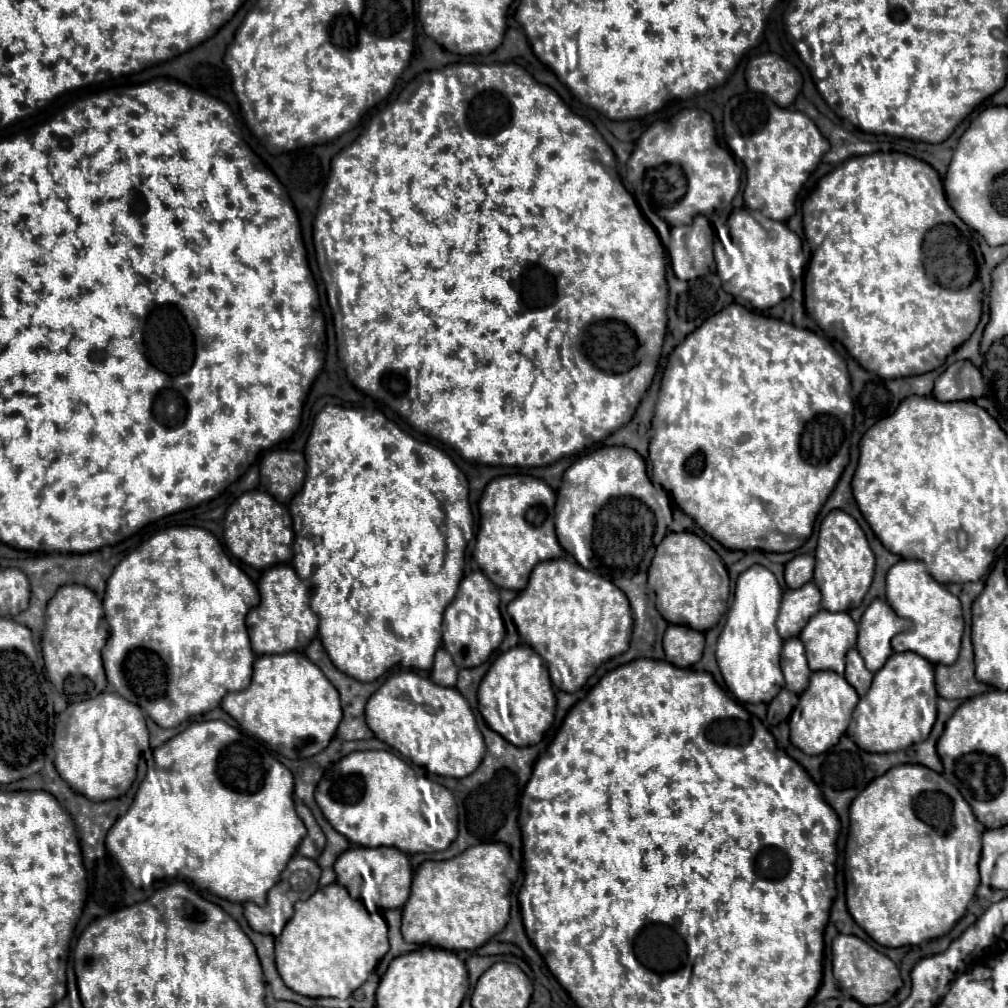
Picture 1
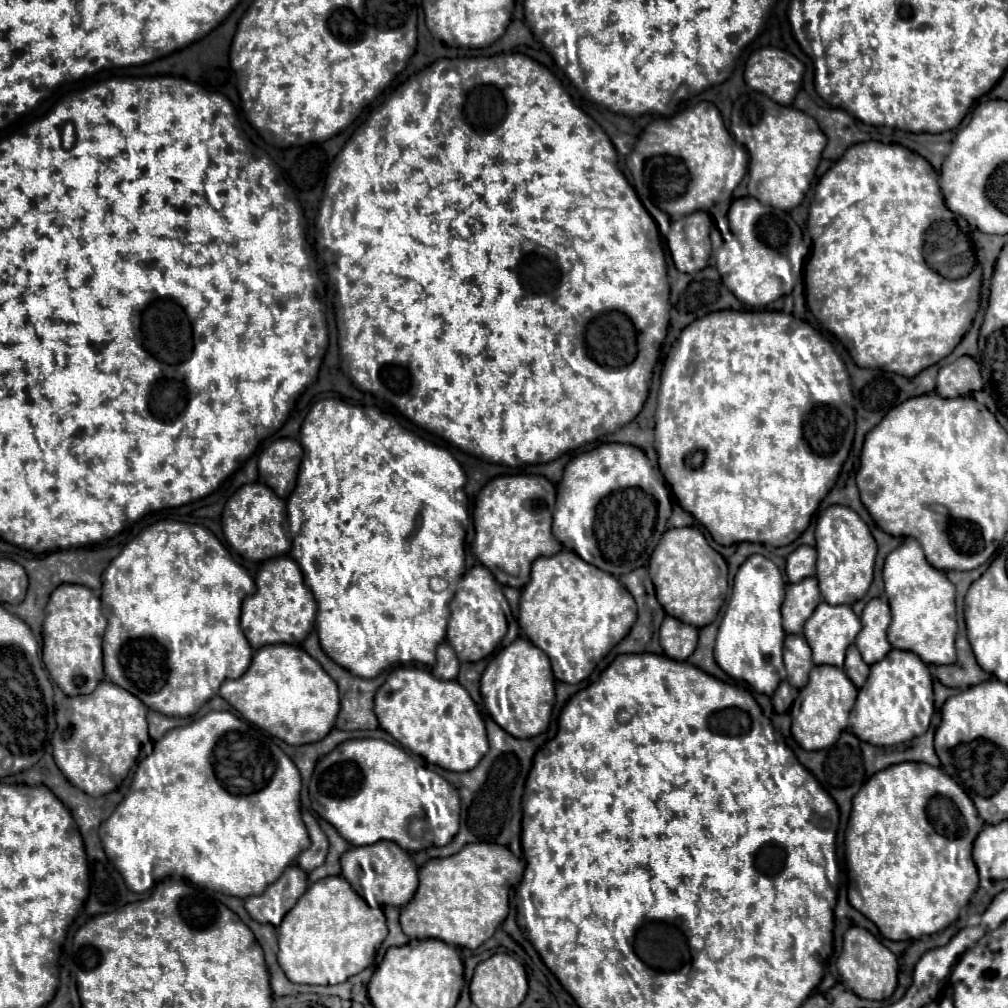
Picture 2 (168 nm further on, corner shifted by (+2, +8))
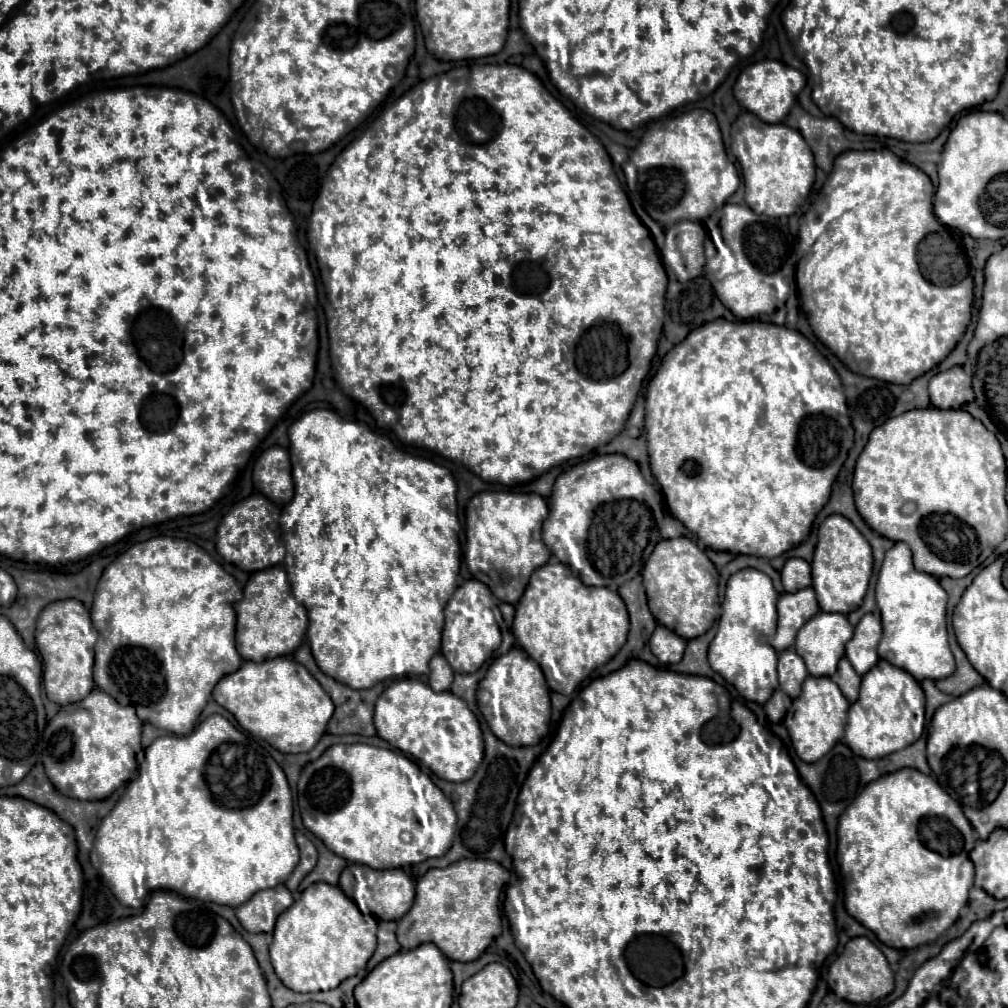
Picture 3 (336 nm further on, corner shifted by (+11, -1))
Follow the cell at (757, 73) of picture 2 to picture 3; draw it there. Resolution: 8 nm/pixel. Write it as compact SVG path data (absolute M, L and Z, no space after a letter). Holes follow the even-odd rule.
M765 59L765 61L753 63L745 71L741 71L741 75L735 81L733 93L735 93L735 99L739 103L743 103L743 107L747 111L755 113L765 123L781 123L787 117L789 109L793 107L803 85L805 85L805 75L801 71L787 67L781 61Z

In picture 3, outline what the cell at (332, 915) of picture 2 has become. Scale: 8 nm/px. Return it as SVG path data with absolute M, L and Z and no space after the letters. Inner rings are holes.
M313 883L287 911L283 911L283 915L279 915L276 921L273 943L269 947L275 975L287 989L297 993L335 989L341 981L355 977L359 971L365 969L377 945L377 929L377 919L373 915L362 914L359 907L353 903L353 899L349 899L337 885Z

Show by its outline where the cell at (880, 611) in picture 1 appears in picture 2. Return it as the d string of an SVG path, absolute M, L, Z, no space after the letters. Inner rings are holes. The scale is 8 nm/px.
M886 598L870 600L860 620L862 630L856 636L856 648L860 650L866 664L874 664L892 650L886 638L886 630L890 626L890 608Z

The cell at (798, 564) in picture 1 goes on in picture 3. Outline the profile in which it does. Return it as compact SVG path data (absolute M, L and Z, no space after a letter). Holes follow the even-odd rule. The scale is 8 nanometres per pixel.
M799 557L787 559L787 563L781 569L781 581L787 593L809 587L811 585L811 565Z

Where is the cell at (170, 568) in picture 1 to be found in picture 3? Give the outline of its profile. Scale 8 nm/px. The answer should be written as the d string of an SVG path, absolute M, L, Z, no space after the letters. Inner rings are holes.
M161 535L135 543L107 565L95 589L91 607L91 621L99 631L95 683L119 703L135 707L141 721L175 735L191 733L217 681L241 667L235 649L235 603L241 599L243 591L237 581L193 541Z

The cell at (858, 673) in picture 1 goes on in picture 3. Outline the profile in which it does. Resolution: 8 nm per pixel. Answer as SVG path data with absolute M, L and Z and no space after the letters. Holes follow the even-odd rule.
M843 657L839 661L837 673L833 675L833 681L839 685L839 689L843 691L843 695L853 703L859 695L859 683L861 683L861 675L855 673L855 669L851 667L851 663L847 661L847 657Z

